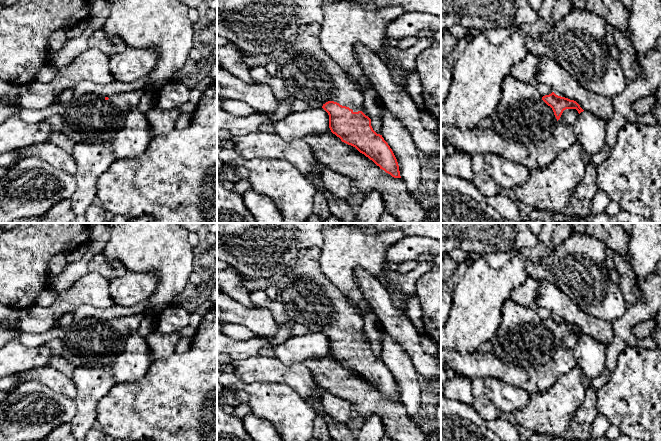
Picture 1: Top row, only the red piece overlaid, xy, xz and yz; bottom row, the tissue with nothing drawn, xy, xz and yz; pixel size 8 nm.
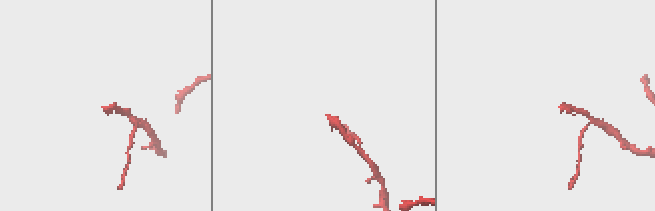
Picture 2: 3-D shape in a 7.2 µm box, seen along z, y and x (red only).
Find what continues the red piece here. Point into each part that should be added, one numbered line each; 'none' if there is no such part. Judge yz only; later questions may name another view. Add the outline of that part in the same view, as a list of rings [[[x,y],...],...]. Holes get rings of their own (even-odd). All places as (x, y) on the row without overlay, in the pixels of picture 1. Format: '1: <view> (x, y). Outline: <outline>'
1: yz (522, 339). Outline: [[[511,299],[507,300],[502,307],[500,327],[489,340],[493,345],[491,352],[519,366],[545,364],[554,355],[557,343],[552,332],[542,321],[535,308],[524,307]]]

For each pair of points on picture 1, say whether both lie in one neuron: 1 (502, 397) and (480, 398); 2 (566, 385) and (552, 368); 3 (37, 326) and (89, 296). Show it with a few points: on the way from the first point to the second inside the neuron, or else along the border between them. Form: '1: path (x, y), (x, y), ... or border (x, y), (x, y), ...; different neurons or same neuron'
1: border (482, 379), (485, 394), (500, 412); different neurons
2: border (576, 364), (547, 390), (541, 392); different neurons
3: path (50, 314), (67, 300), (76, 296); same neuron

